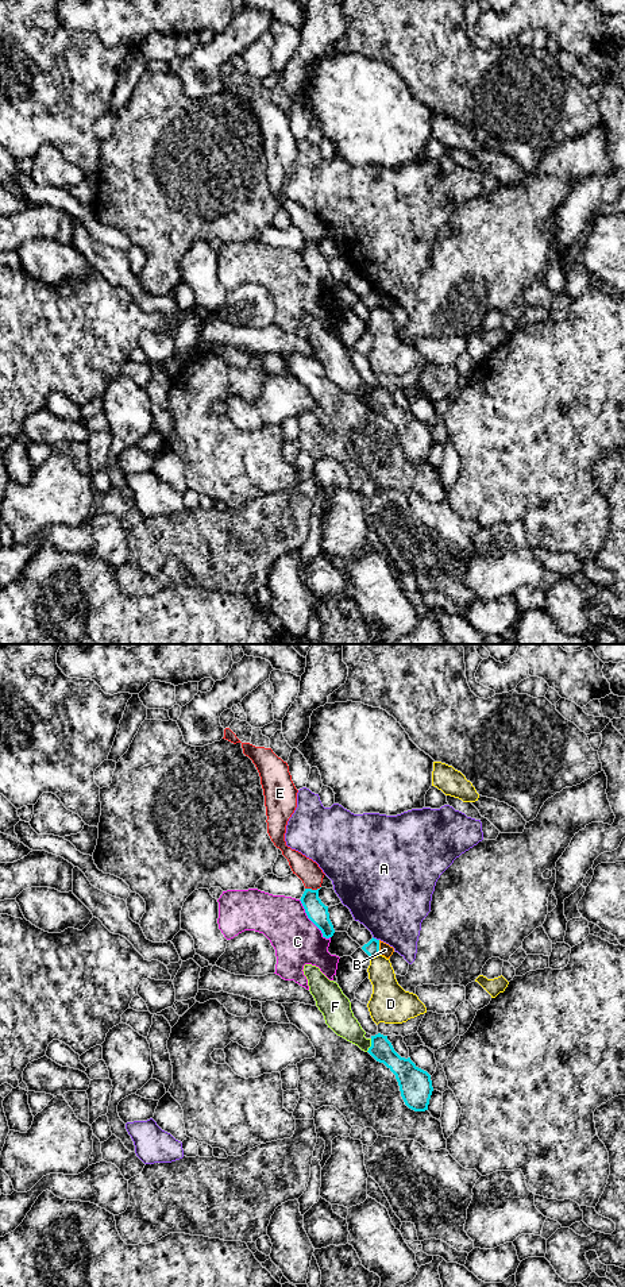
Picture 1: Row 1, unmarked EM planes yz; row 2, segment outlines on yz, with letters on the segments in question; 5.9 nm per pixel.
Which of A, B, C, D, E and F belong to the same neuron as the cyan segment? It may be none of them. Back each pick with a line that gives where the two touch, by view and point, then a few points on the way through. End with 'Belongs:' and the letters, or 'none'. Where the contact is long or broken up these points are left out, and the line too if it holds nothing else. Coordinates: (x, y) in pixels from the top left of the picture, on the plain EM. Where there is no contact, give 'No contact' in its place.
Belongs: none

